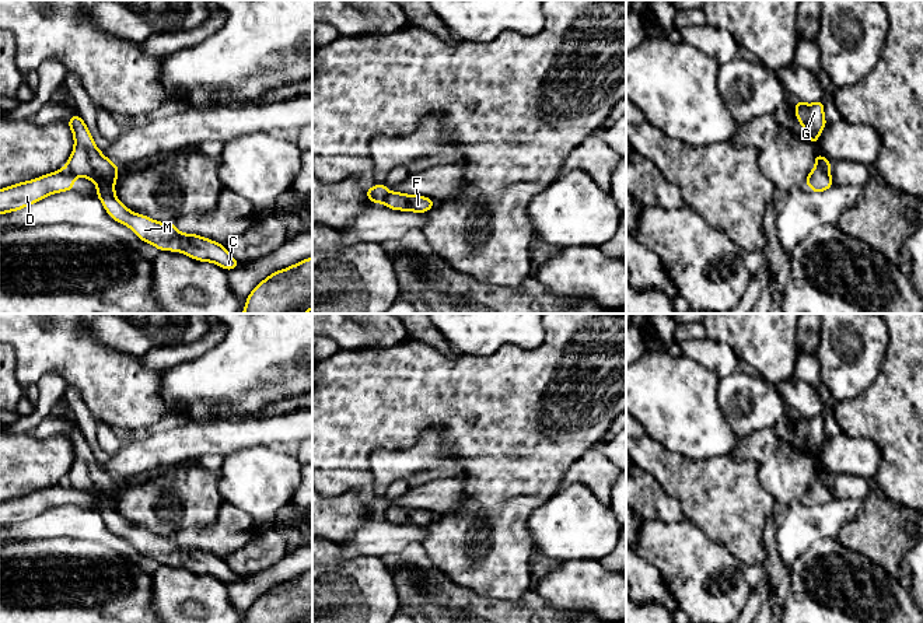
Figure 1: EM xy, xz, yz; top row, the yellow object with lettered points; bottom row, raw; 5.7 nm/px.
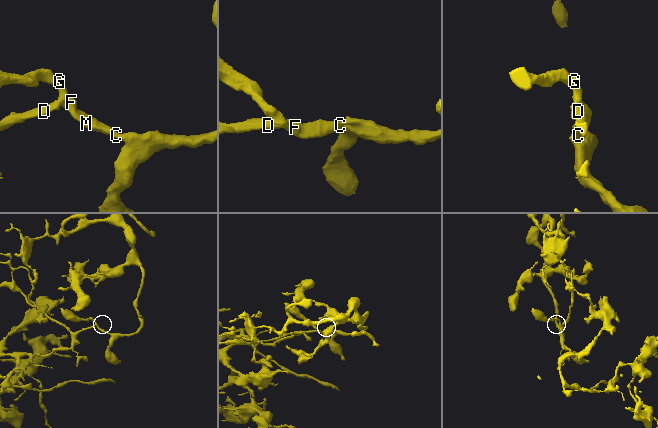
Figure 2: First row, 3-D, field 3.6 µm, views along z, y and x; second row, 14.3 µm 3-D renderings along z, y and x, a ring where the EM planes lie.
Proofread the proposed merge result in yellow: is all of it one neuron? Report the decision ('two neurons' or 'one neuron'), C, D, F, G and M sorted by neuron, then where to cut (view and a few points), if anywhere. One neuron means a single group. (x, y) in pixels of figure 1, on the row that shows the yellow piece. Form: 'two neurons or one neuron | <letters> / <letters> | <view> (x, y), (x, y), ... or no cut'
two neurons | C F G M / D | yz (815, 165), (828, 171)

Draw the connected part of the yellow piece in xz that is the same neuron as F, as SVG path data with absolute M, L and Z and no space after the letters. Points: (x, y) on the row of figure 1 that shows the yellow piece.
M389 192L384 204L392 210L424 213L433 207L434 200L423 196Z

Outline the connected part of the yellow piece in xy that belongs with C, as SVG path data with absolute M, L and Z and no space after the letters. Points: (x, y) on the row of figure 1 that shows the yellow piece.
M73 115L67 123L74 136L74 148L66 168L76 176L88 178L97 183L97 197L101 199L106 213L115 221L127 225L141 241L160 251L182 252L200 262L213 262L225 270L240 266L224 245L195 234L182 234L174 223L158 223L123 206L118 200L113 186L119 168L97 148L90 130L78 115Z

